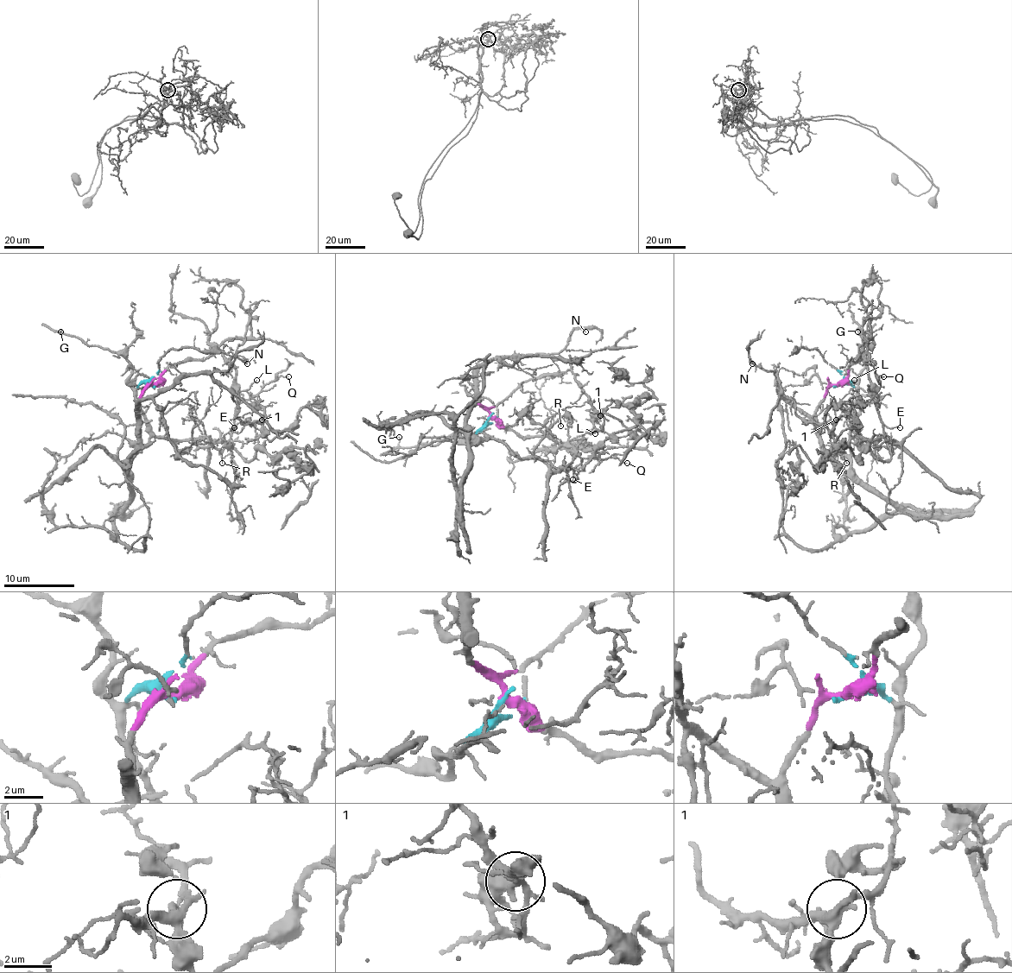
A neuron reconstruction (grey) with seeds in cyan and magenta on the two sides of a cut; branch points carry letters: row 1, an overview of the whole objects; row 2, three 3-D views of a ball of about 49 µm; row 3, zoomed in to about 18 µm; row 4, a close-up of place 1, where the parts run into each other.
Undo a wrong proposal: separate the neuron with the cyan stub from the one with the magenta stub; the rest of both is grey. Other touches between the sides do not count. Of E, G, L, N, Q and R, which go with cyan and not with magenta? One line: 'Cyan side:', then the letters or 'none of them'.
Cyan side: E, G, Q, R

